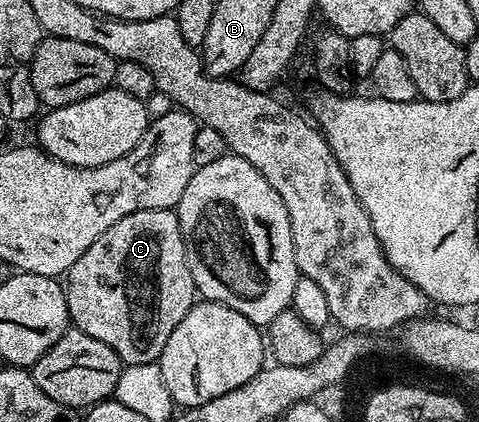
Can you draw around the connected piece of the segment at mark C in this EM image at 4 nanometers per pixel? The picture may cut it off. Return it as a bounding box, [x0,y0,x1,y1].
[64,210,196,367]

